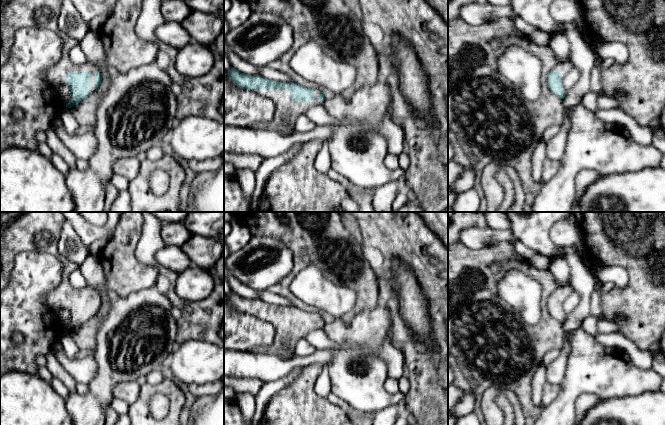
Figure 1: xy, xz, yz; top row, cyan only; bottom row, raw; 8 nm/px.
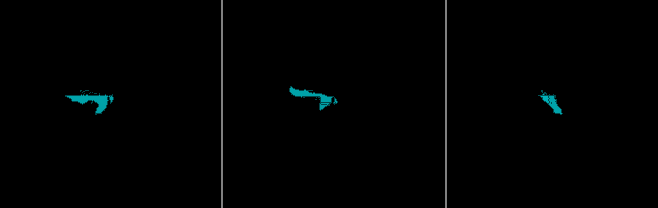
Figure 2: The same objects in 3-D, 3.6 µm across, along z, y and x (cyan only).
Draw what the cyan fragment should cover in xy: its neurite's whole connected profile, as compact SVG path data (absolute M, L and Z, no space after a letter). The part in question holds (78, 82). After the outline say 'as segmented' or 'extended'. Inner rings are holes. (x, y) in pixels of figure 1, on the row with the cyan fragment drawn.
M10 0L0 8L0 66L7 63L10 58L14 34L18 29L24 27L38 27L58 33L63 41L62 56L55 65L47 69L47 82L55 89L63 85L66 85L70 89L71 100L66 104L66 107L71 108L91 95L100 86L102 77L95 65L91 63L76 65L71 61L69 51L78 45L79 42L61 32L58 27L62 1L63 0Z; extended

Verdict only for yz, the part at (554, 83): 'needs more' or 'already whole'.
needs more

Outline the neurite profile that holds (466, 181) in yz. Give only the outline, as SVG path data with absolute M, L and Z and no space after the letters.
M472 167L465 168L461 176L450 187L455 194L463 193L467 190L473 189L475 184L475 171Z

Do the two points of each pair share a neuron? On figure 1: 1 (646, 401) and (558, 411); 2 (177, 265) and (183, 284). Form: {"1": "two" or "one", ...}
{"1": "two", "2": "two"}

